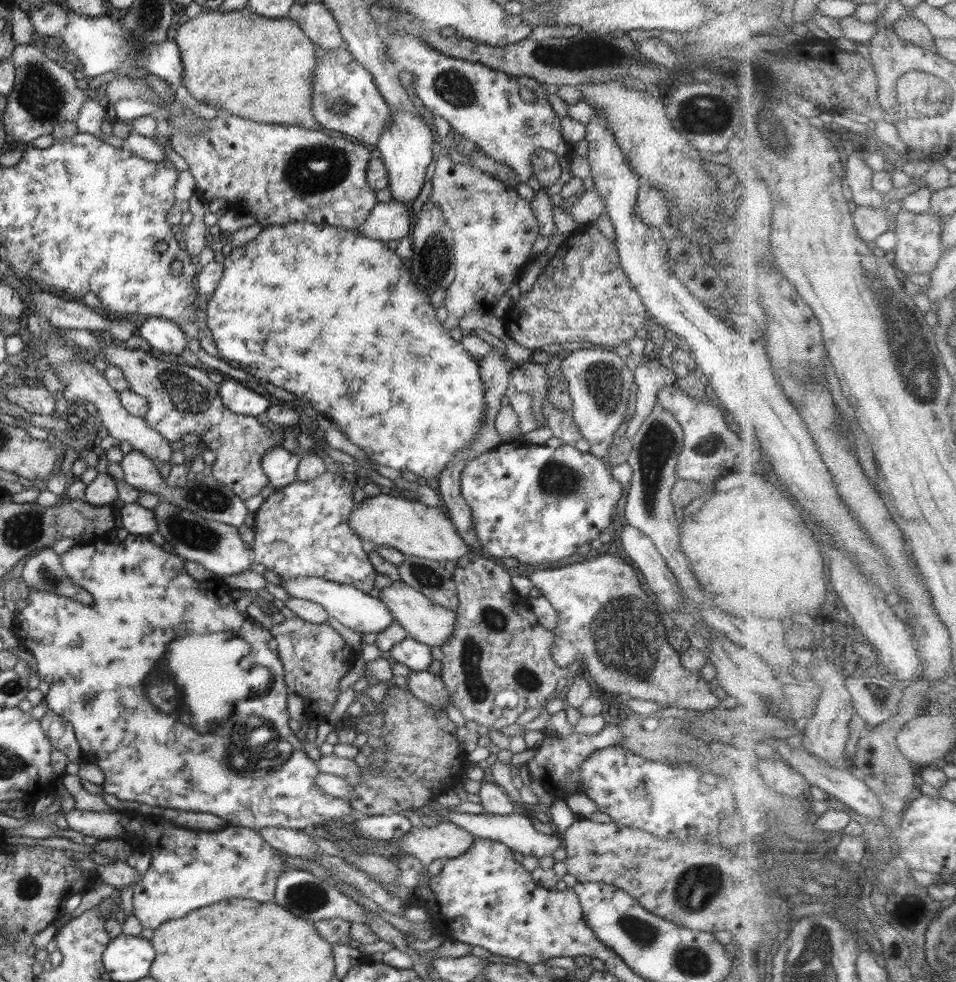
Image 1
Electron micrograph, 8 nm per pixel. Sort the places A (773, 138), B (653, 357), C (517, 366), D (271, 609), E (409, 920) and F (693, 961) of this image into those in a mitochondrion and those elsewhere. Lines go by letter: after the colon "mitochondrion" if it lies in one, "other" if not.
A: mitochondrion
B: other
C: other
D: other
E: other
F: mitochondrion

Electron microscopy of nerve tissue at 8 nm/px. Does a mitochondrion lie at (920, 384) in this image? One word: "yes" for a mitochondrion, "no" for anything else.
yes

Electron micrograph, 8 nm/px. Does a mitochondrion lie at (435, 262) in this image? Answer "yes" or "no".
yes

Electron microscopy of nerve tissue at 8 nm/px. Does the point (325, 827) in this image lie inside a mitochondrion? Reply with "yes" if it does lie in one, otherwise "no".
no

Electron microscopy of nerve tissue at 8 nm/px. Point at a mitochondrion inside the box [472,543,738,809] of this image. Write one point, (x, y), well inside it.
(626, 636)

